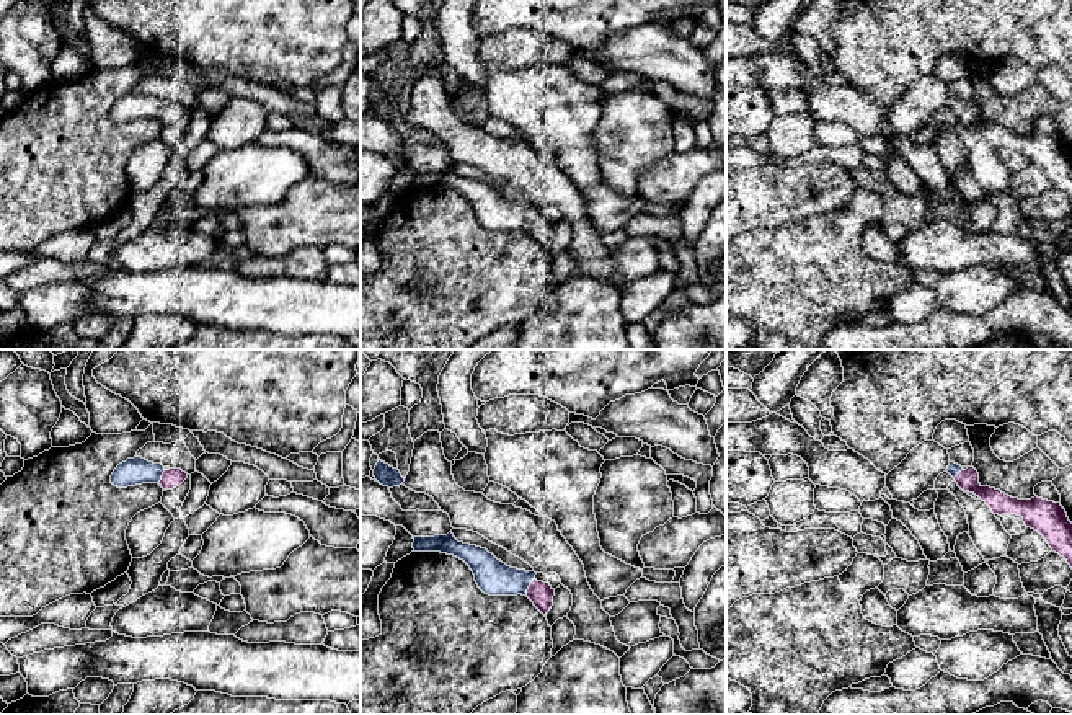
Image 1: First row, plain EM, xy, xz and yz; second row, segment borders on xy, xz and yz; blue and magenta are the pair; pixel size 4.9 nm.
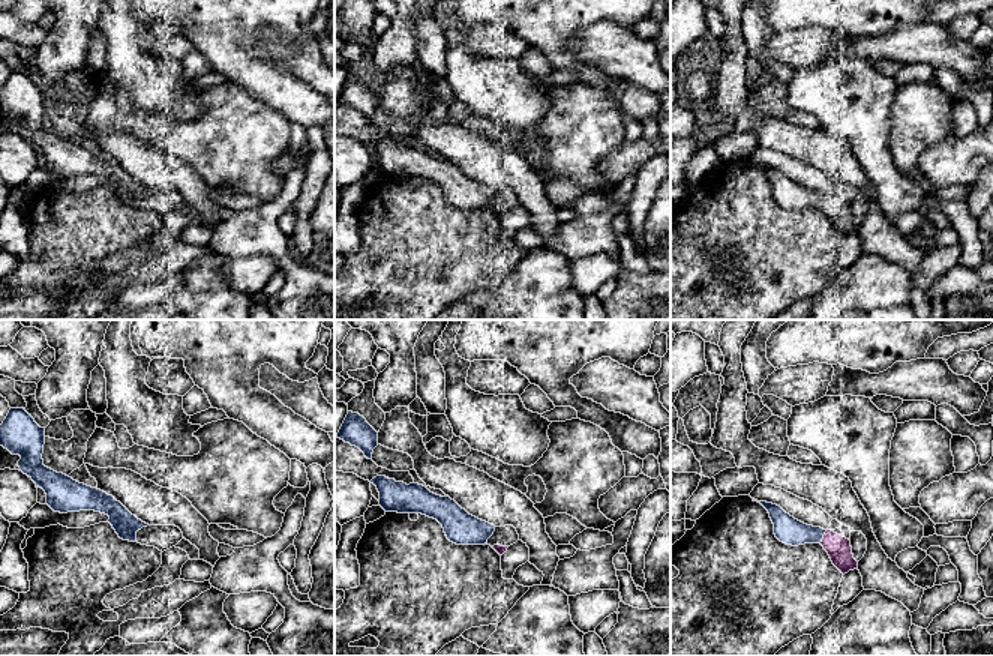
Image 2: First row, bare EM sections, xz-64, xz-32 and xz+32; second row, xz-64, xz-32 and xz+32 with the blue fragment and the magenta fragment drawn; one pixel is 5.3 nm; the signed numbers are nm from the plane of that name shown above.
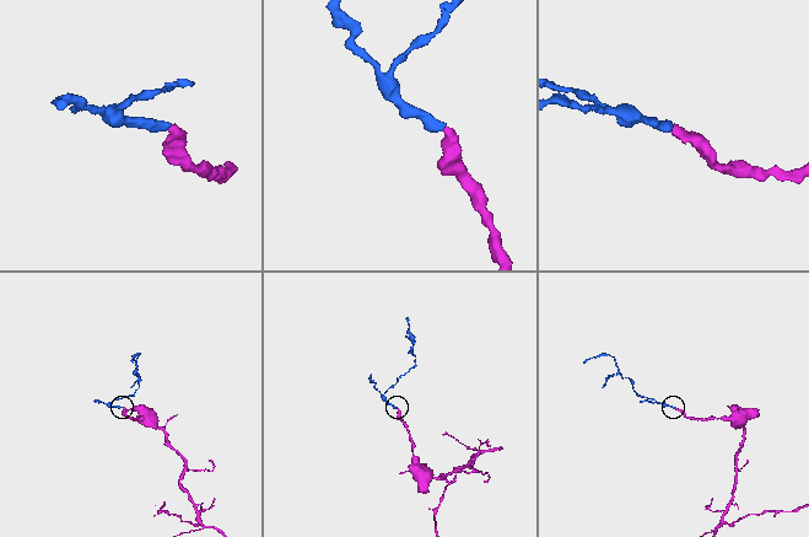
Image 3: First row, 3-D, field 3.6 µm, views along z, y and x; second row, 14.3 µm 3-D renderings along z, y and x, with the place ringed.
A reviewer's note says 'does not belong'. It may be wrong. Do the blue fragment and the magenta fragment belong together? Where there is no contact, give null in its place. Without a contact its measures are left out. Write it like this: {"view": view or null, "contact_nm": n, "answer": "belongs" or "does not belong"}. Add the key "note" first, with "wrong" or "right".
{"note": "wrong", "view": "xz", "contact_nm": 110, "answer": "belongs"}

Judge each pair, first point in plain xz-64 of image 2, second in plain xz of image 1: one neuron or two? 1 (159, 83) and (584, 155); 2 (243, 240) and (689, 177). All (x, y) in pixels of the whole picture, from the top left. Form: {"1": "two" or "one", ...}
{"1": "one", "2": "two"}

